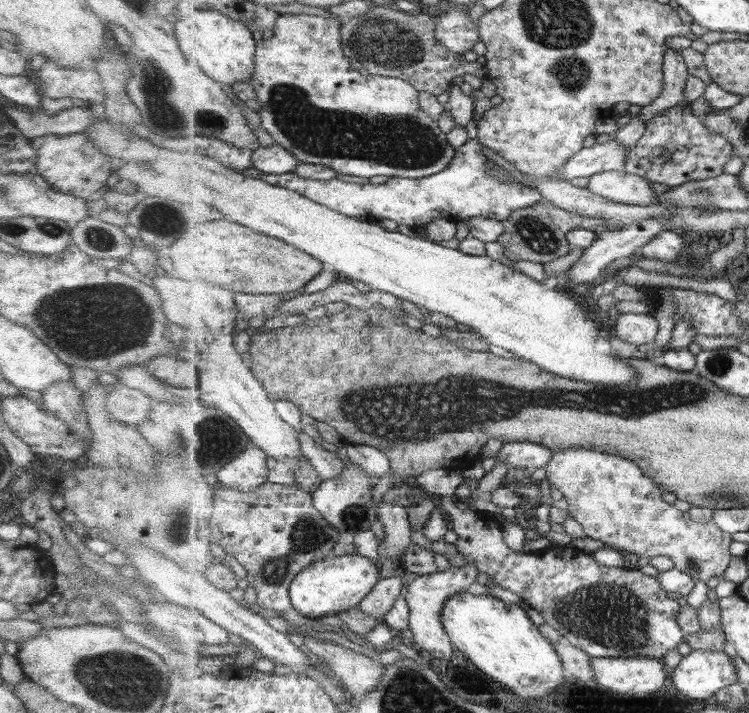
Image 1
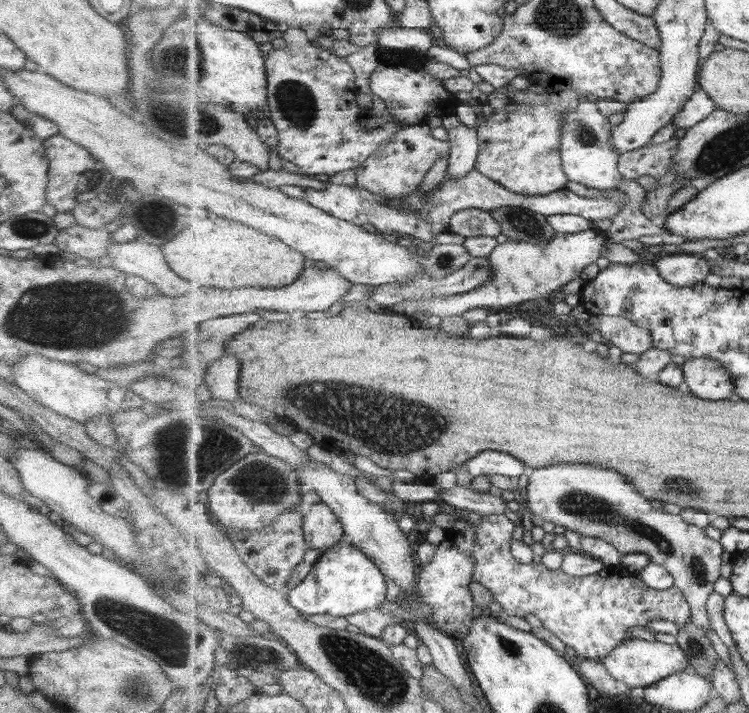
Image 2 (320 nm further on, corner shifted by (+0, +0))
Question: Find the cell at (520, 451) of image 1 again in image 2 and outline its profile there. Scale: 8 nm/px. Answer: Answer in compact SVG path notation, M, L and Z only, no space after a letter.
M483 451L462 466L473 477L501 474L512 481L525 474L525 467L527 467L526 464L518 458L499 451Z

